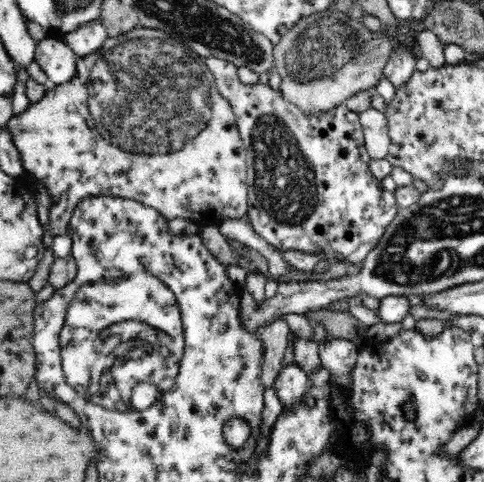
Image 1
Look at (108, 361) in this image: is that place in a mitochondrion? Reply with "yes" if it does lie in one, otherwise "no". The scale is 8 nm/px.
yes

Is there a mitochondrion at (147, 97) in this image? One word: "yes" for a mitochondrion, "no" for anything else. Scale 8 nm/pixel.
yes

